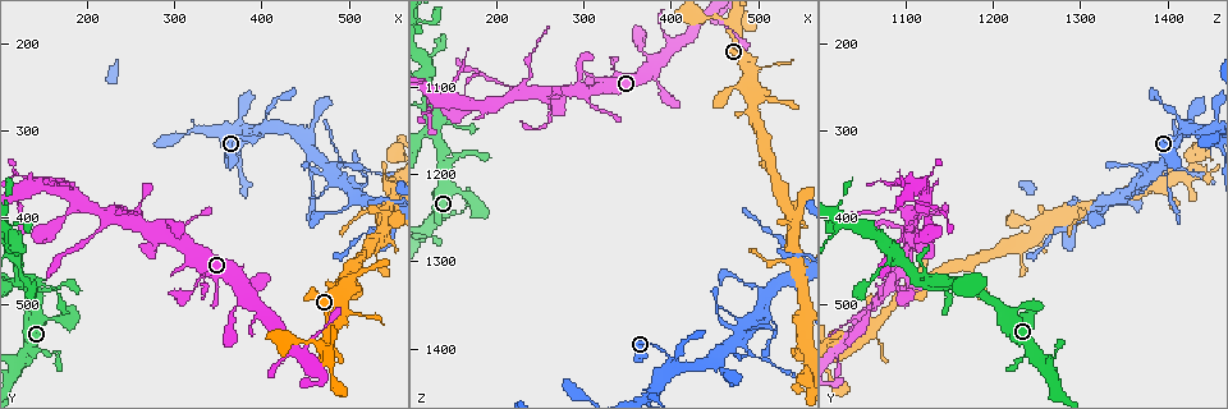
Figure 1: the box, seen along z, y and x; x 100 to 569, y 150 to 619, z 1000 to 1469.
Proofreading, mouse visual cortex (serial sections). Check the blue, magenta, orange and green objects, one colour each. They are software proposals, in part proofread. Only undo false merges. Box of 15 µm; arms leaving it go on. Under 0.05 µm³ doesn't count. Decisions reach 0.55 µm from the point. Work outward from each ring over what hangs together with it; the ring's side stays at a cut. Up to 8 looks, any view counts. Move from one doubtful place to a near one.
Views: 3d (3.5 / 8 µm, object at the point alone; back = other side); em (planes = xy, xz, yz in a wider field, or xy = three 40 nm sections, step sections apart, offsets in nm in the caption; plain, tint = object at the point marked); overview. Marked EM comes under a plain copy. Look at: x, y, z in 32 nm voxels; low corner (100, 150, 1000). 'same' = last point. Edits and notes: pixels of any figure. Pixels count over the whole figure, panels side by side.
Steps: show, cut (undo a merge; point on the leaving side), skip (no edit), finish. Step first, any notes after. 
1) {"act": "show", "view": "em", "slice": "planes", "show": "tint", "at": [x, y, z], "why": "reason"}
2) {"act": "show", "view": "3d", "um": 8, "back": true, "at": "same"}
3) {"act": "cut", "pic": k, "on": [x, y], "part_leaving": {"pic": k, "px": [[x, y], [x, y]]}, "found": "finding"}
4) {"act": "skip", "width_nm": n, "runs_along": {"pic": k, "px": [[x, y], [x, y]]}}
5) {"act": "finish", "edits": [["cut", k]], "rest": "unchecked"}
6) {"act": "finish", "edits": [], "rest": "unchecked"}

{"act": "show", "view": "3d", "um": 3.5, "at": [210, 415, 1095], "why": "sudden change in width"}

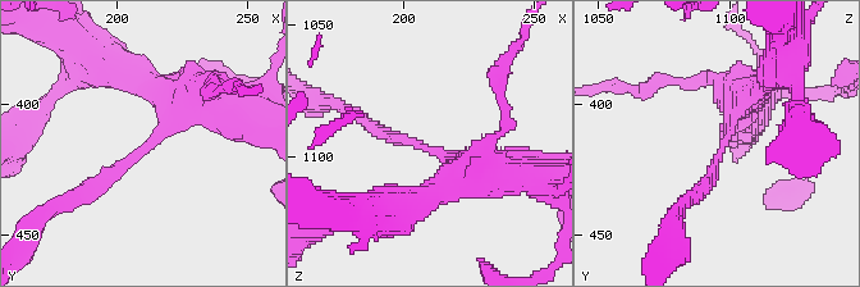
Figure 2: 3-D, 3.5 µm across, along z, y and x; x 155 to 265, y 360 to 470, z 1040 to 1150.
{"act": "show", "view": "em", "slice": "xy", "step": 5, "show": "tint", "at": [215, 413, 1099], "arm_widths_nm": [150, 400], "why": "shape alone is not enough"}

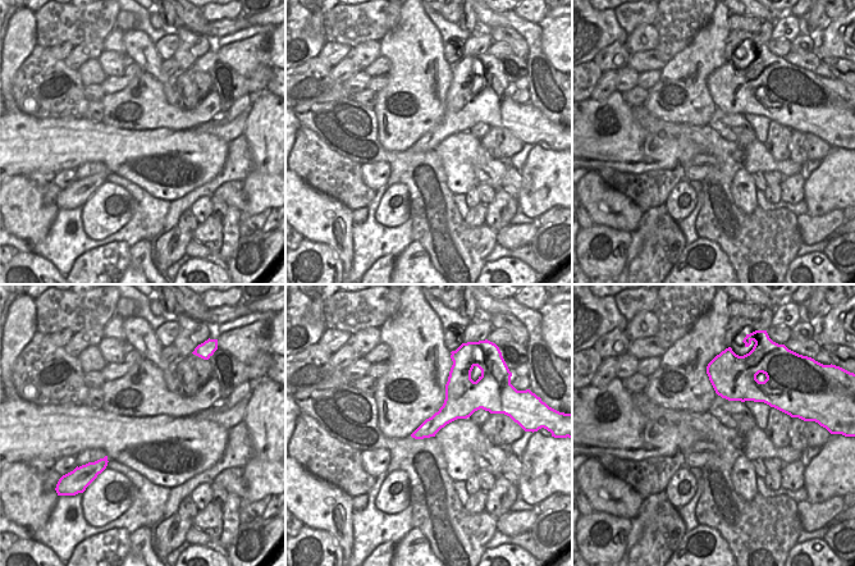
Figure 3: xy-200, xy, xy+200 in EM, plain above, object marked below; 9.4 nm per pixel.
{"act": "skip", "width_nm": 190, "runs_along": {"pic": 2, "px": [[227, 103], [183, 110], [92, 190]]}, "found": "all the same cell"}

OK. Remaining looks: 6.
{"act": "show", "view": "3d", "um": 8, "at": [150, 360, 1120], "why": "branch point"}

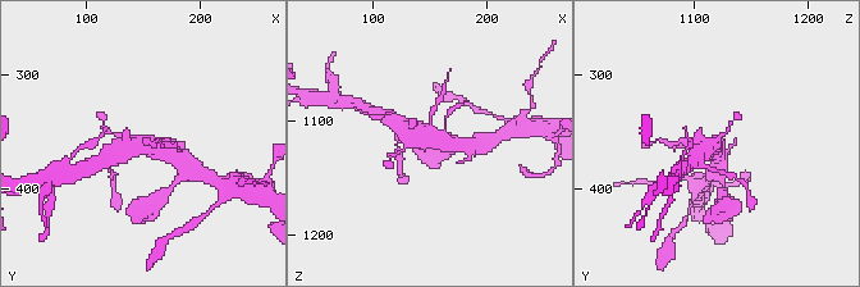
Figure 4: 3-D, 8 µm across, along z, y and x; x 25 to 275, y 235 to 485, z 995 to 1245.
{"act": "show", "view": "3d", "um": 3.5, "at": [152, 364, 1116]}

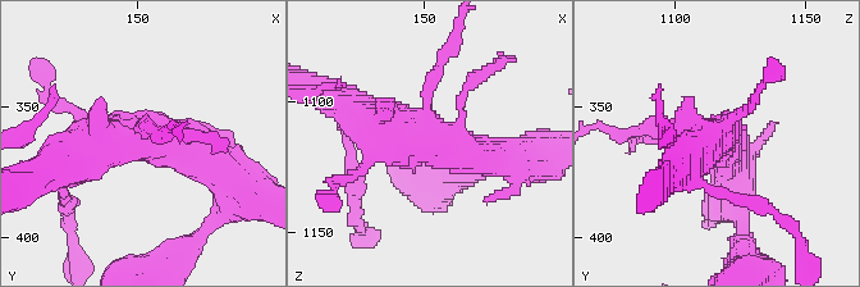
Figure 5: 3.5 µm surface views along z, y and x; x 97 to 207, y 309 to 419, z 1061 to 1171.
{"act": "skip", "runs_along": {"pic": 5, "px": [[503, 155], [406, 142], [358, 113]]}, "found": "continuous, no second cell"}

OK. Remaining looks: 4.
{"act": "show", "view": "3d", "um": 3.5, "at": [475, 340, 1390], "why": "abrupt turn"}

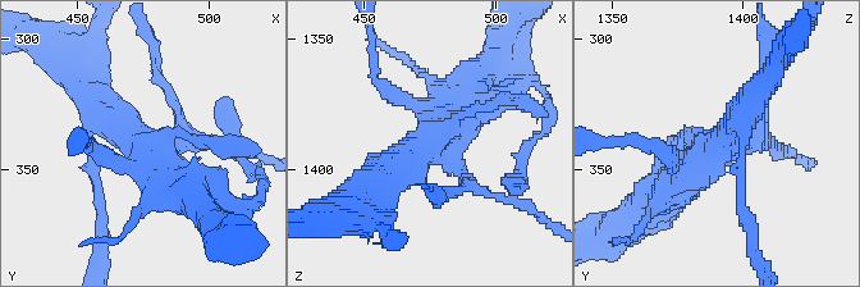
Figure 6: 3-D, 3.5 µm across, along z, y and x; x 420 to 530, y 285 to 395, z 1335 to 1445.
{"act": "show", "view": "em", "slice": "planes", "show": "tint", "at": [474, 342, 1392]}

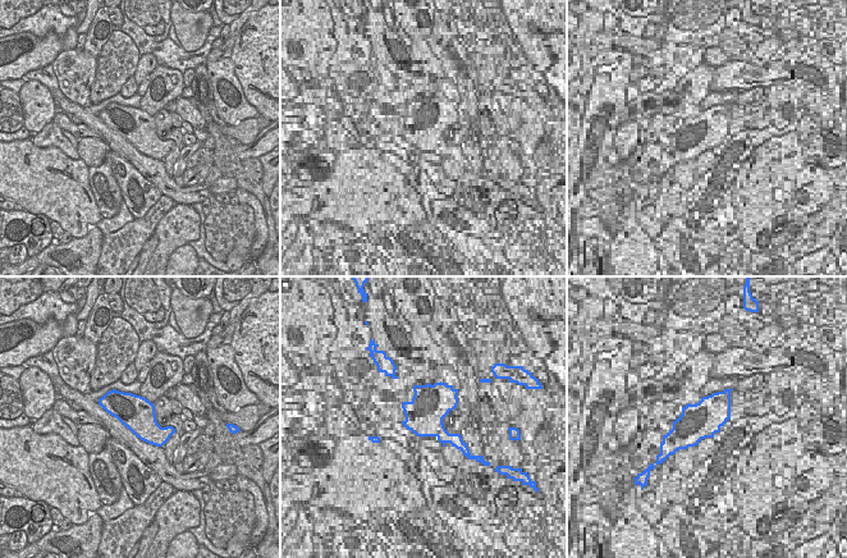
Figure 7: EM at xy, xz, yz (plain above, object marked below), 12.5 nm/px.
{"act": "skip", "runs_along": {"pic": 6, "px": [[86, 91], [188, 194]]}, "found": "one cell here"}

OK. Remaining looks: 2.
{"act": "finish", "edits": [], "rest": "unchecked"}

